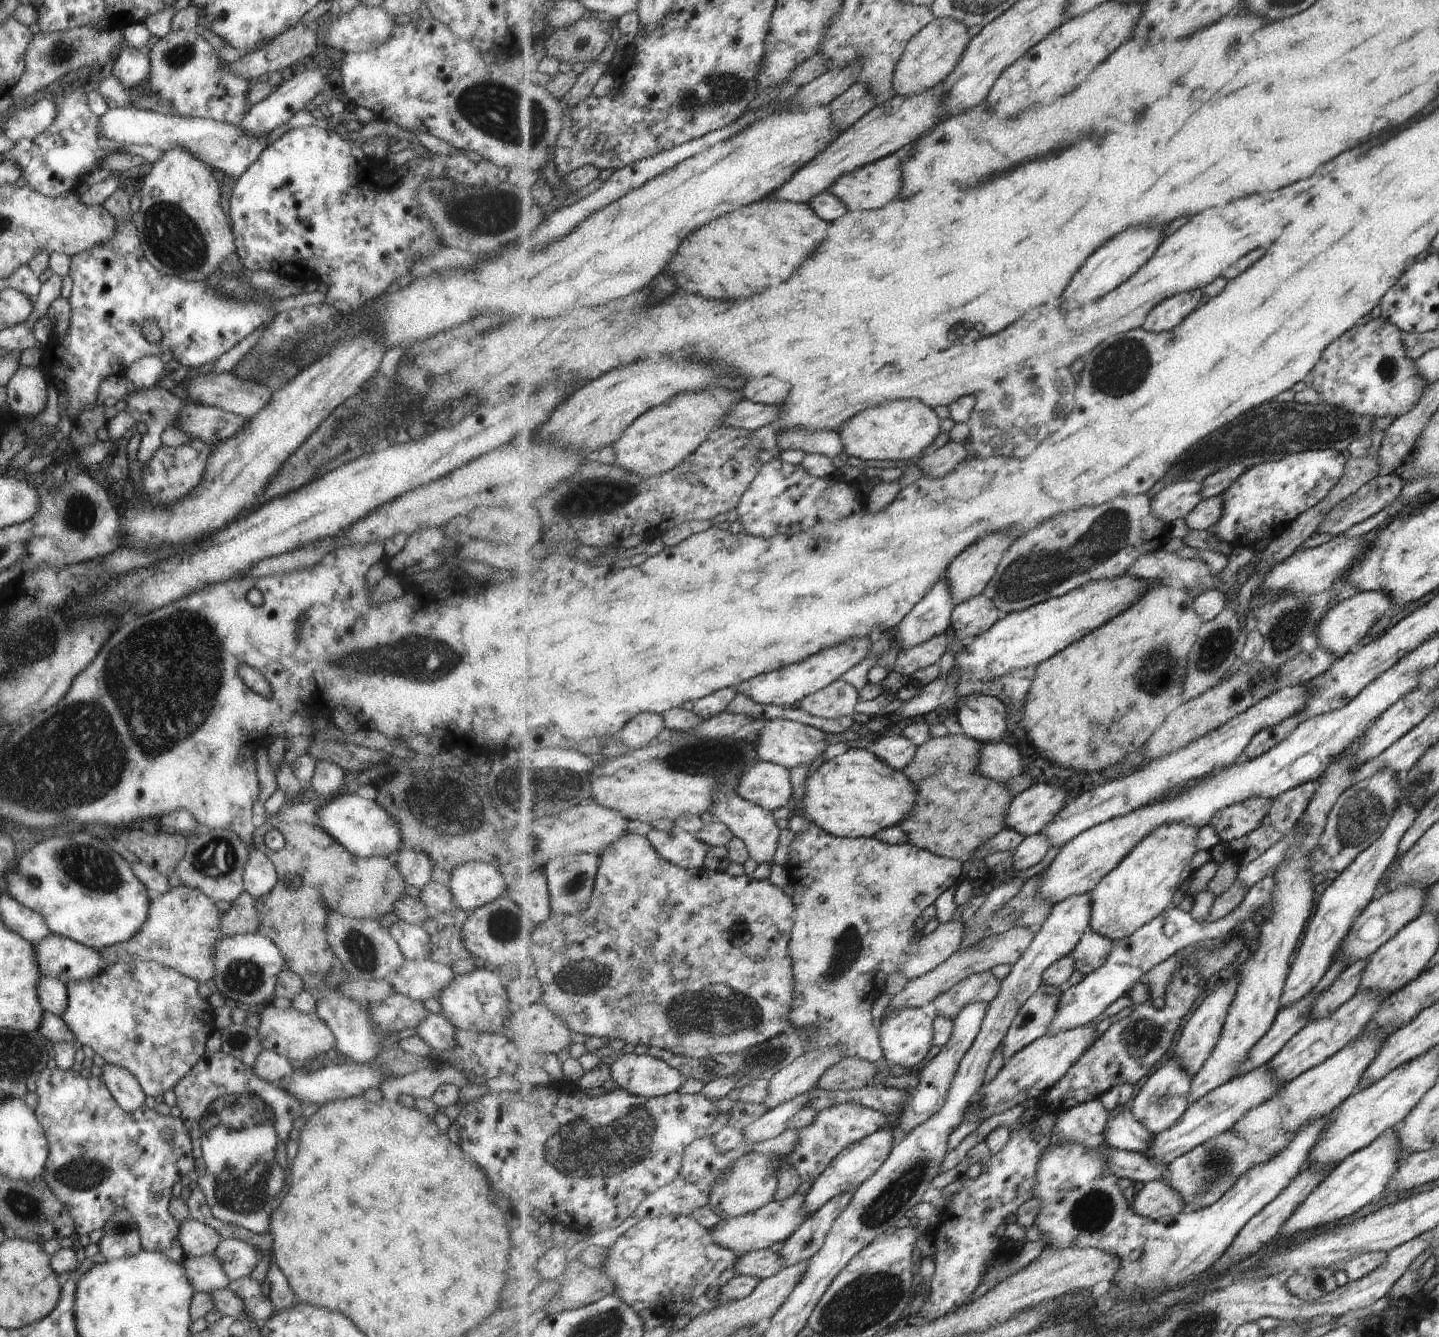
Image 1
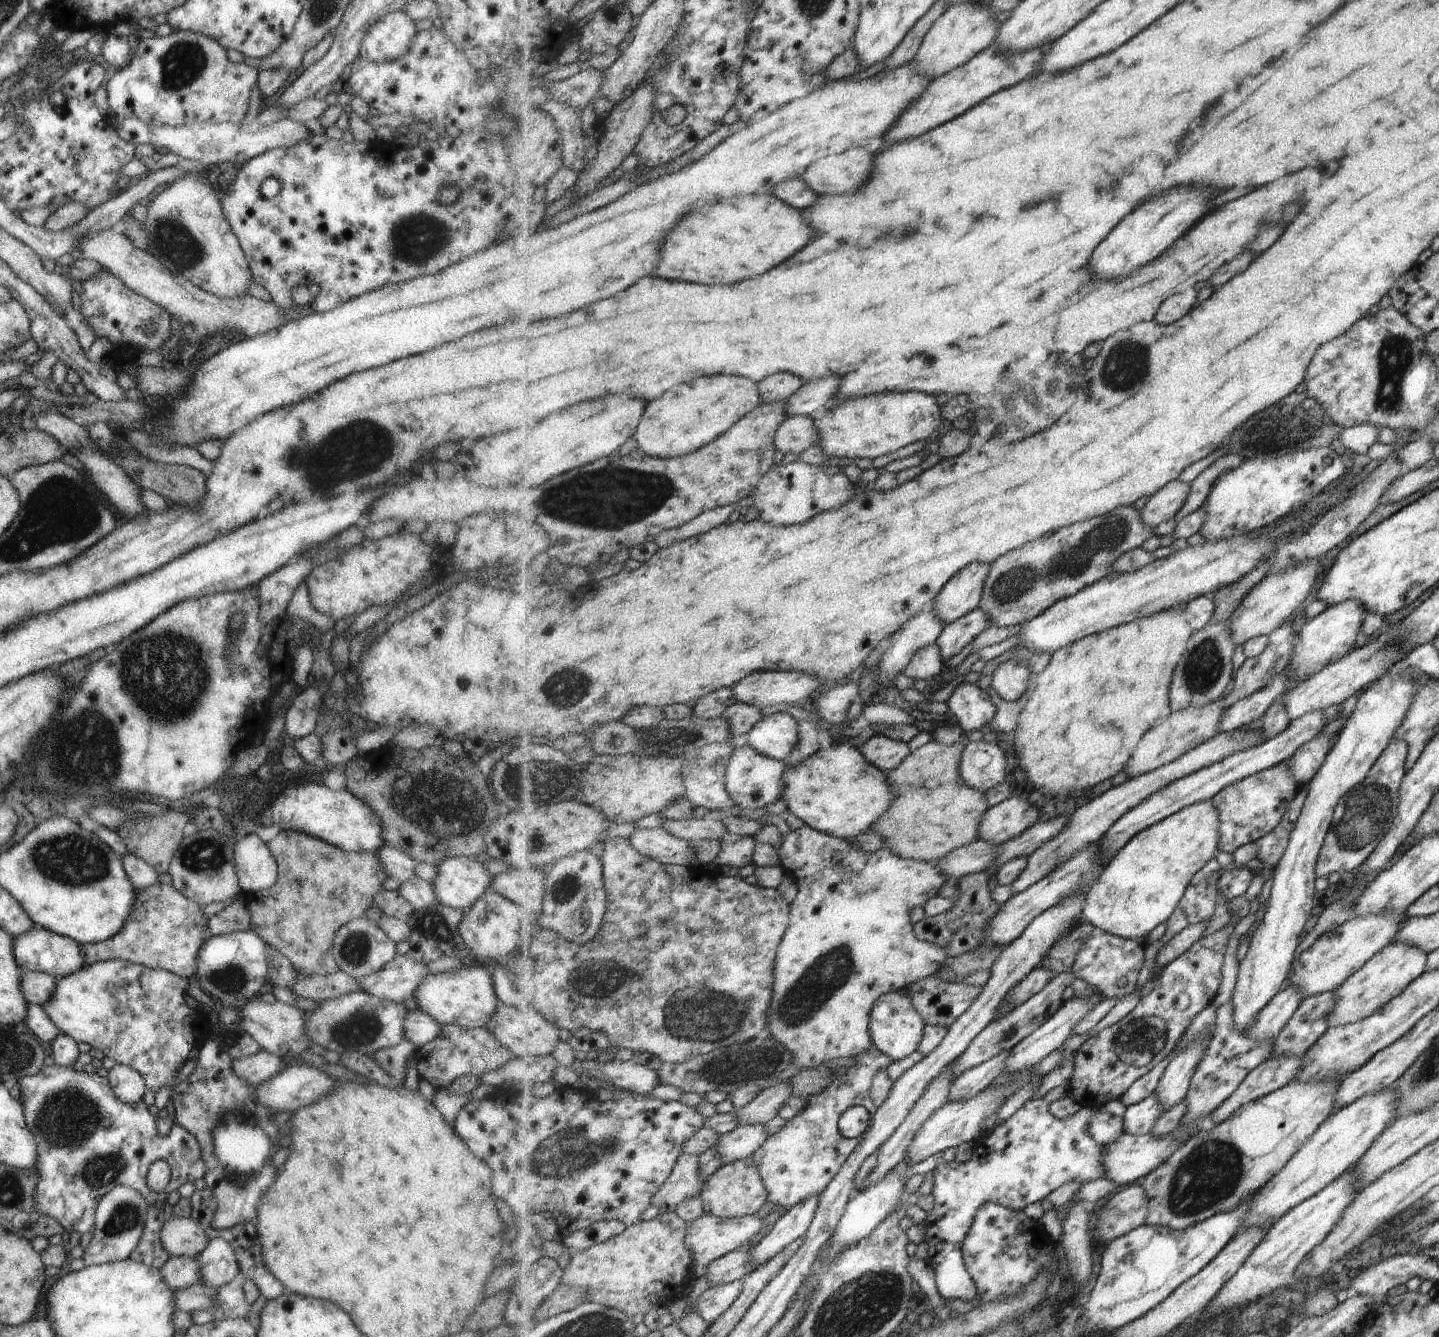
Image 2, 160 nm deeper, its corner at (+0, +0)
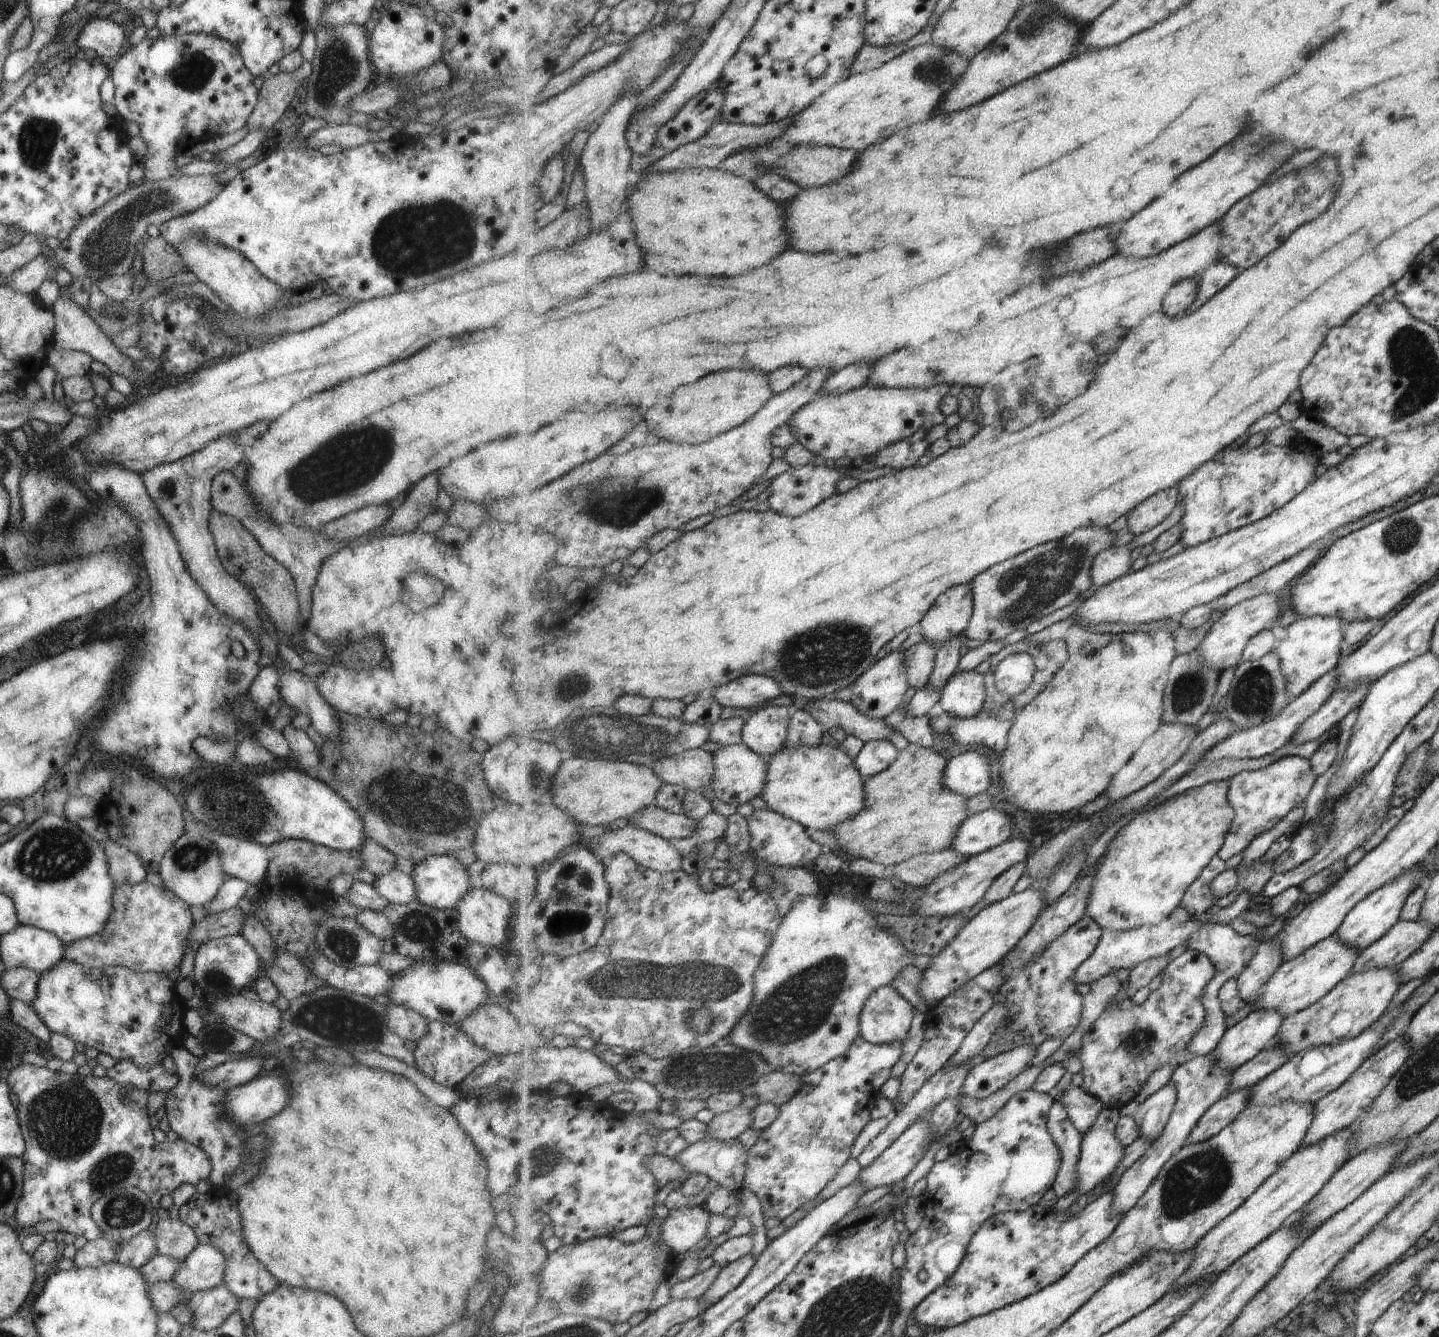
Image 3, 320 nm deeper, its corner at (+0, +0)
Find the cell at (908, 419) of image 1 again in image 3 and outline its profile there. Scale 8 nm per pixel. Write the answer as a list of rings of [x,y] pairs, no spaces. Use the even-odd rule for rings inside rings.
[[[871,384],[838,395],[825,393],[802,406],[791,417],[789,424],[794,429],[799,447],[824,458],[849,458],[853,462],[874,455],[885,446],[909,438],[921,429],[943,424],[947,418],[940,406],[949,392],[951,385],[948,384],[930,386],[928,389],[891,389]]]

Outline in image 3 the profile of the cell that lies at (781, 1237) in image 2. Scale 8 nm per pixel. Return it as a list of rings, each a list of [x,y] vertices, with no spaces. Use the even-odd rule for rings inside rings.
[[[759,1255],[744,1256],[741,1260],[738,1260],[721,1270],[720,1275],[713,1286],[702,1296],[704,1308],[708,1309],[715,1306],[715,1304],[720,1300],[723,1300],[723,1298],[732,1290],[741,1286],[741,1284],[743,1284],[742,1280],[745,1280],[747,1275],[751,1272],[751,1269],[754,1268],[758,1256]]]

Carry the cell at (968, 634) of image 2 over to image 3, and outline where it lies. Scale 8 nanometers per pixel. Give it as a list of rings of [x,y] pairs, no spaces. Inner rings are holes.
[[[965,634],[953,637],[938,650],[936,665],[928,682],[928,688],[931,691],[941,693],[952,674],[960,667],[959,663],[962,660],[961,645],[963,645],[964,637],[966,637]]]

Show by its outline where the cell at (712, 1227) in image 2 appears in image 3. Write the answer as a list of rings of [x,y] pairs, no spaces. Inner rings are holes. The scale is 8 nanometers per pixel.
[[[687,1205],[669,1210],[661,1230],[661,1236],[669,1248],[687,1252],[707,1236],[709,1216],[703,1208]]]

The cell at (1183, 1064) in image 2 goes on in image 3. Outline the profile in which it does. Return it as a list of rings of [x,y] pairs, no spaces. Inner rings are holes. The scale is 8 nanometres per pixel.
[[[1171,1080],[1169,1084],[1152,1094],[1145,1102],[1131,1101],[1120,1108],[1119,1116],[1134,1118],[1141,1130],[1141,1138],[1153,1143],[1167,1128],[1177,1099],[1178,1092]]]

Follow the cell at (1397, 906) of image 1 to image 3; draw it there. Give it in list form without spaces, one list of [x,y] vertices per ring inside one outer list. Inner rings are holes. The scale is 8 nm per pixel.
[[[1337,934],[1319,941],[1297,958],[1283,962],[1263,988],[1262,994],[1254,1000],[1255,1011],[1276,1010],[1288,1017],[1309,1008],[1351,973],[1355,960],[1357,951],[1343,943]]]

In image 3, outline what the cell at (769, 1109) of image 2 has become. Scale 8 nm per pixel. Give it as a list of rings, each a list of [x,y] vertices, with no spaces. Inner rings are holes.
[[[739,1105],[733,1110],[715,1115],[708,1124],[710,1129],[705,1140],[725,1142],[737,1139],[752,1125],[752,1110]]]

